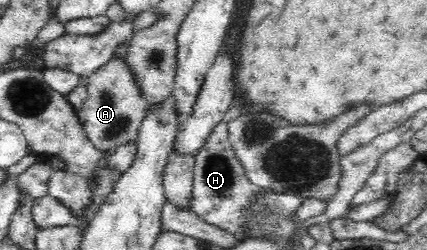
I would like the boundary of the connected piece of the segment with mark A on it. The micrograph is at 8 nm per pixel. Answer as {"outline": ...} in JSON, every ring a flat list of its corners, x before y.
{"outline":[[111,58,87,79,88,97,76,113,93,148,107,153,125,142,136,141,141,124,145,120,146,108,142,94,132,80,126,59]]}

